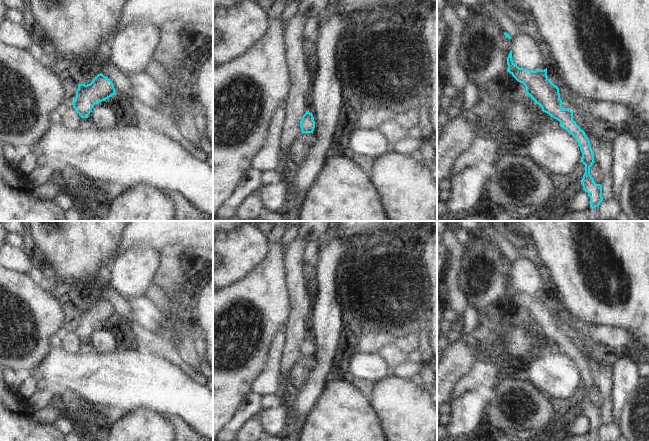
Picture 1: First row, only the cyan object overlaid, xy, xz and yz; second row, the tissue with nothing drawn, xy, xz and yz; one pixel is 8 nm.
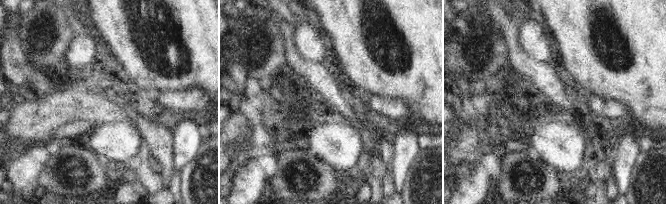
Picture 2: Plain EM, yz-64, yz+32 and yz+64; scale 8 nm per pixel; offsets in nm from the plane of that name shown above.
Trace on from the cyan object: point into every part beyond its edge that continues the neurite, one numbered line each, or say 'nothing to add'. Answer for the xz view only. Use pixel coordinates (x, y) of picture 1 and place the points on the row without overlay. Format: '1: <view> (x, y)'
nothing to add

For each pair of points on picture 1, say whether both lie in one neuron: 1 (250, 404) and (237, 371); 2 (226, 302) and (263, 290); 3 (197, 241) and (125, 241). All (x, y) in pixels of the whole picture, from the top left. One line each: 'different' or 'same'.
1: different
2: same
3: same

